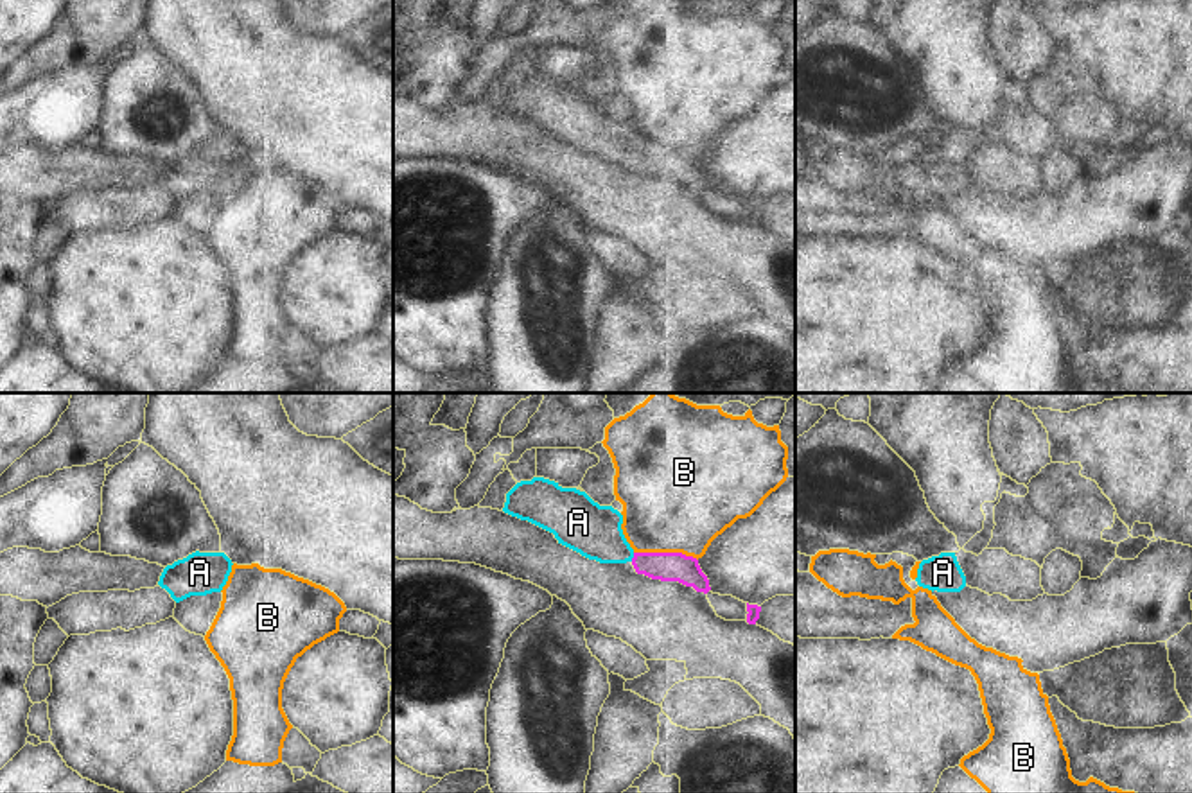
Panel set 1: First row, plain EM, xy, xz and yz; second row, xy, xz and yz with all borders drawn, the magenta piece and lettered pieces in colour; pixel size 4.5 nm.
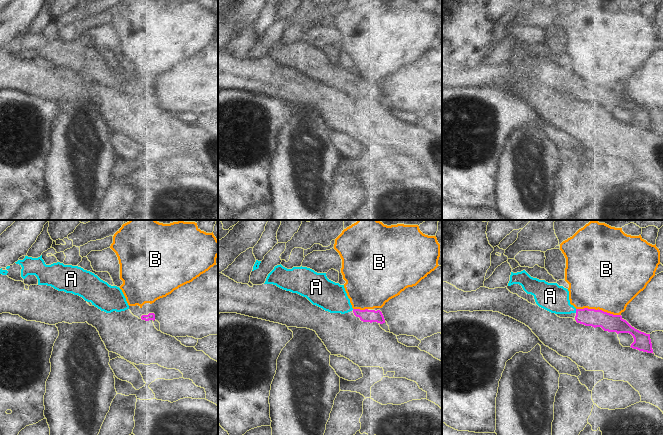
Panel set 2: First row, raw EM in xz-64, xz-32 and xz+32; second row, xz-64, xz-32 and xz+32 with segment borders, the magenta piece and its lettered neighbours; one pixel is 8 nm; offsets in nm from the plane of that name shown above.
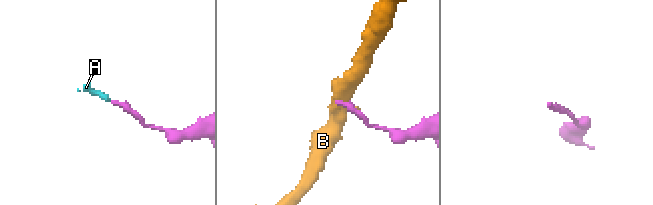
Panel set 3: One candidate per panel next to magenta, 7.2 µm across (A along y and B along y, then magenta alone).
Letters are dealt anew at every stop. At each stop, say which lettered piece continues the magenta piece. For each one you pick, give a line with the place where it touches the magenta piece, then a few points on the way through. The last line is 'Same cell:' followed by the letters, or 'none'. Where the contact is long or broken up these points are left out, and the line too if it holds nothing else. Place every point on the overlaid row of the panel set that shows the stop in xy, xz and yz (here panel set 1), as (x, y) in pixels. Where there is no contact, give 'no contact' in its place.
A: contact xz (634, 557); way xz (679, 567), (645, 564), (634, 557), (614, 549), (595, 531)
Same cell: A

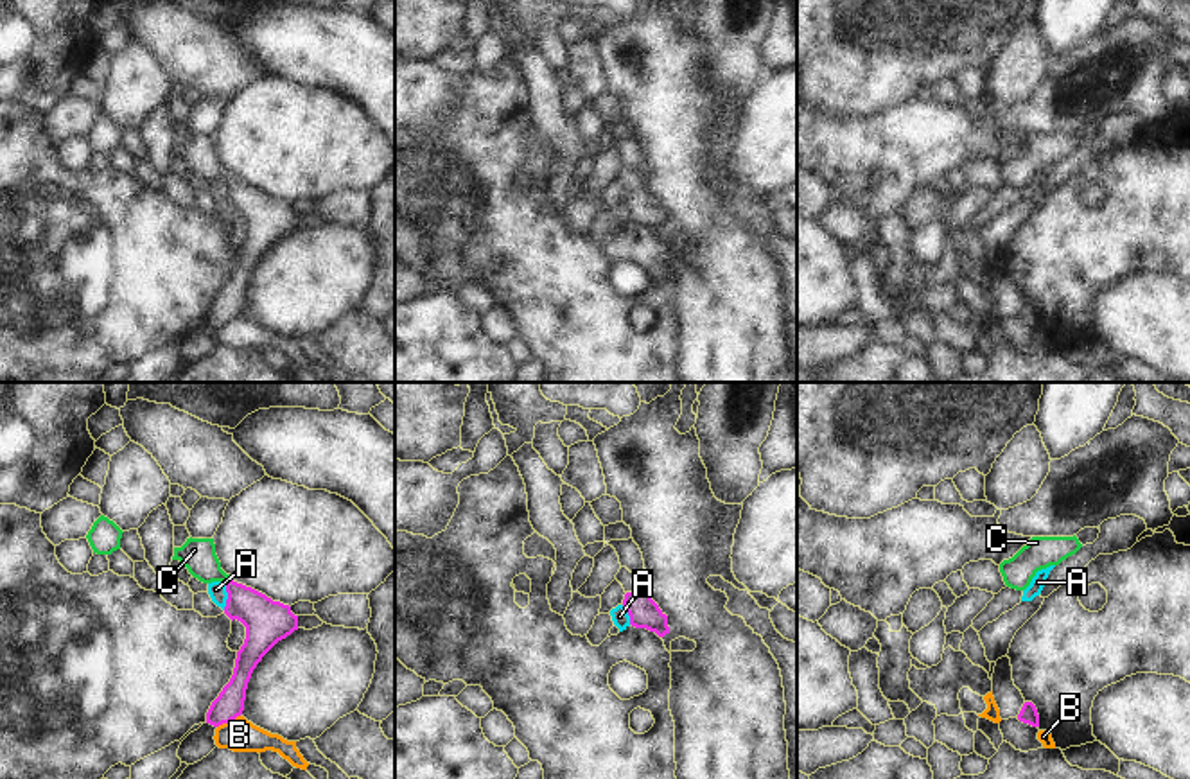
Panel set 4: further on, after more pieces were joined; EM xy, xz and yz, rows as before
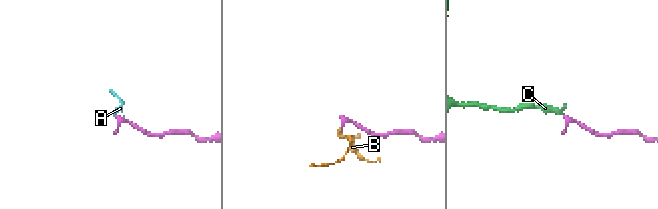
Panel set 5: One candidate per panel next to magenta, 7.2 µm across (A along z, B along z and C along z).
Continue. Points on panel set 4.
C: contact xy (228, 580); way xy (266, 621), (228, 580), (198, 555)
Same cell: C

